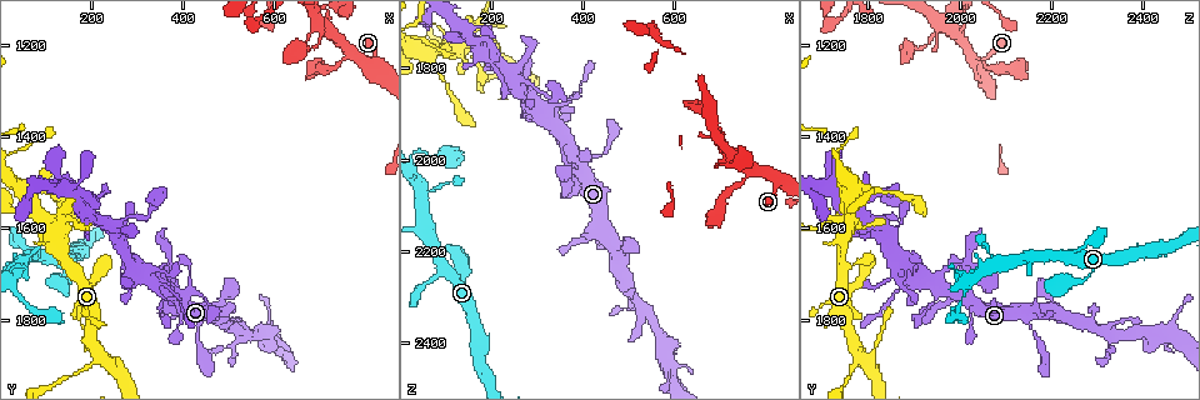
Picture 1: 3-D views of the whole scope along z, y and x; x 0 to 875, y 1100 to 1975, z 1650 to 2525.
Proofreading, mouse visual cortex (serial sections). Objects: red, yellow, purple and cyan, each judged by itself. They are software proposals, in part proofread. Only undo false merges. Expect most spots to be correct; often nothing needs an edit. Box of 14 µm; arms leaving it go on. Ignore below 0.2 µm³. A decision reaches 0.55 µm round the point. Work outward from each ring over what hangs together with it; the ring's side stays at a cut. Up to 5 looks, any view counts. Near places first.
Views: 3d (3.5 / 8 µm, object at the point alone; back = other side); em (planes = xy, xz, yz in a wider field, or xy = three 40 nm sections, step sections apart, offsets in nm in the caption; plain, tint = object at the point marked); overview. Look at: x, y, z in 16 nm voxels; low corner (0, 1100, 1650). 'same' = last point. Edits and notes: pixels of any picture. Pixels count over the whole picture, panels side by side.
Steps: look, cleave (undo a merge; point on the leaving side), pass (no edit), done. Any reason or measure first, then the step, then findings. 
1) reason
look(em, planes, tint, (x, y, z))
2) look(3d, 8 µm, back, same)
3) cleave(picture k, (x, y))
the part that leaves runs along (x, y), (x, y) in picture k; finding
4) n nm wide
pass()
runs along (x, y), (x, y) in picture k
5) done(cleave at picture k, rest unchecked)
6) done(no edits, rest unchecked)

sudden change in width
look(3d, 3.5 µm, (365, 1680, 2020))

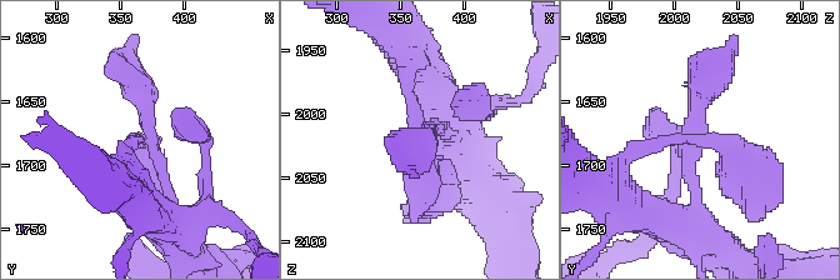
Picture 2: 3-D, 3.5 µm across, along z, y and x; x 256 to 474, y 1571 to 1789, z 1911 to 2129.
look(em, xy, step 1, tint, (362, 1682, 2022))

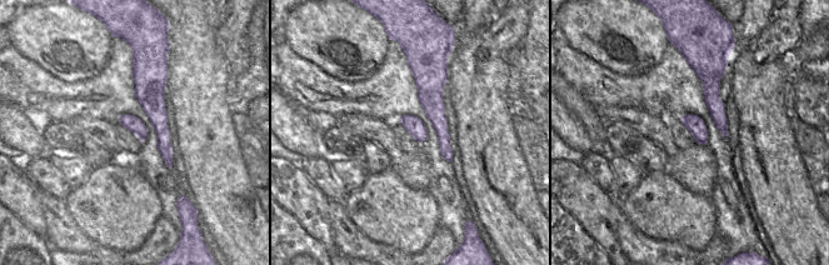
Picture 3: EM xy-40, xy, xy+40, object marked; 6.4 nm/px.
140 nm wide
pass()
runs along (450, 135), (419, 135), (430, 195) in picture 2; continuous, no second cell

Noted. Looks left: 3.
small branch off a trunk
look(3d, 8 µm, (715, 1160, 1980))

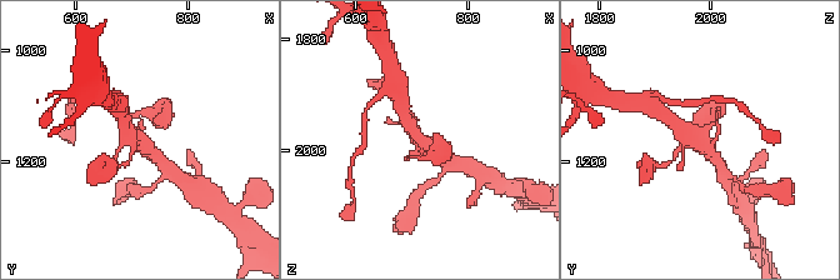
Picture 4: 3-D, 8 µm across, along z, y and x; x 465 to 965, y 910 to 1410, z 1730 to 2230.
shape alone is not enough
look(em, xy, step 3, tint, (720, 1160, 1990))

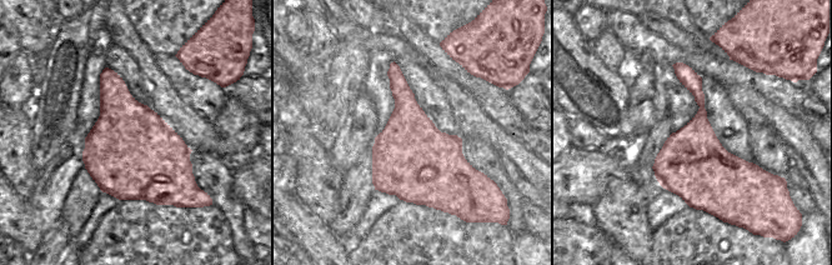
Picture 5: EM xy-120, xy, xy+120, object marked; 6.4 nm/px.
500 nm wide
pass()
runs along (721, 165), (676, 124) in picture 4; one cell here

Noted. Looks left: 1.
done(no edits, rest unchecked)

